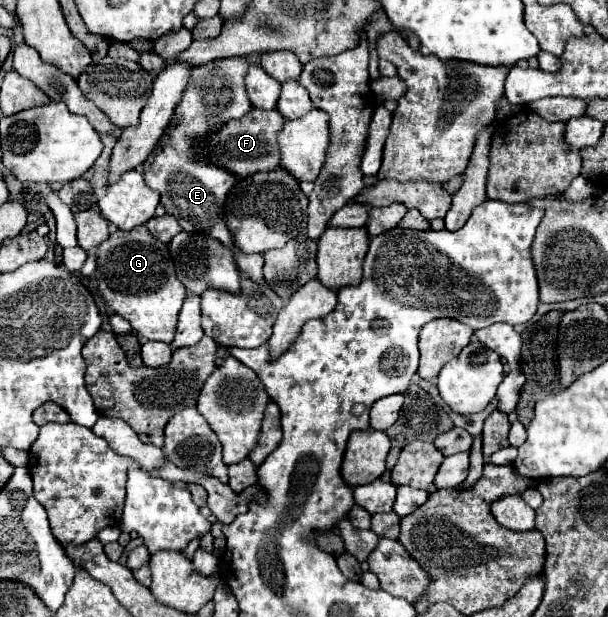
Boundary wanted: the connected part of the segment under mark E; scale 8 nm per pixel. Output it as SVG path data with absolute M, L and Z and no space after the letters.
M229 57L211 61L199 67L193 67L191 81L183 93L181 103L177 105L175 115L179 115L179 125L171 131L171 139L163 145L161 151L155 153L149 169L145 171L145 183L151 189L161 193L161 203L165 205L167 213L171 213L183 231L205 233L223 245L231 247L237 259L237 267L245 273L251 281L263 283L263 255L245 255L235 249L229 229L223 221L223 203L229 189L235 185L237 177L225 169L217 169L207 161L193 161L191 157L191 143L199 137L205 137L211 129L217 129L221 123L229 119L239 119L251 109L251 101L243 87L243 77L247 71L247 59Z

